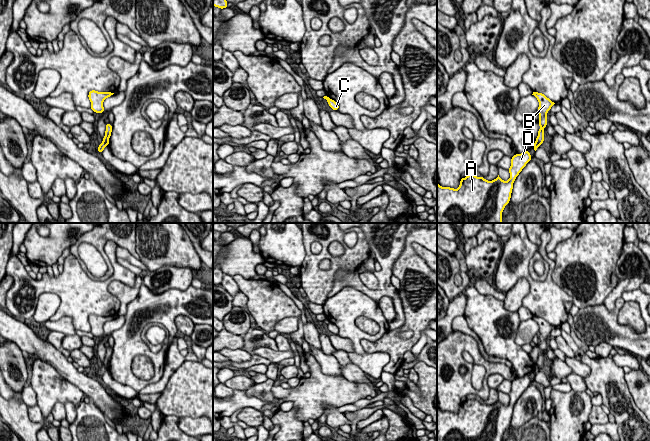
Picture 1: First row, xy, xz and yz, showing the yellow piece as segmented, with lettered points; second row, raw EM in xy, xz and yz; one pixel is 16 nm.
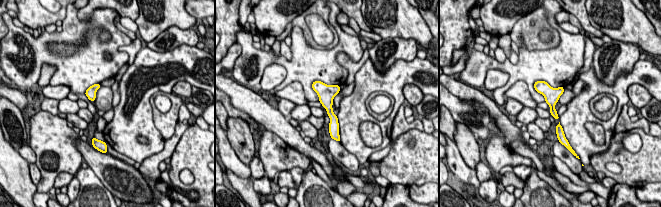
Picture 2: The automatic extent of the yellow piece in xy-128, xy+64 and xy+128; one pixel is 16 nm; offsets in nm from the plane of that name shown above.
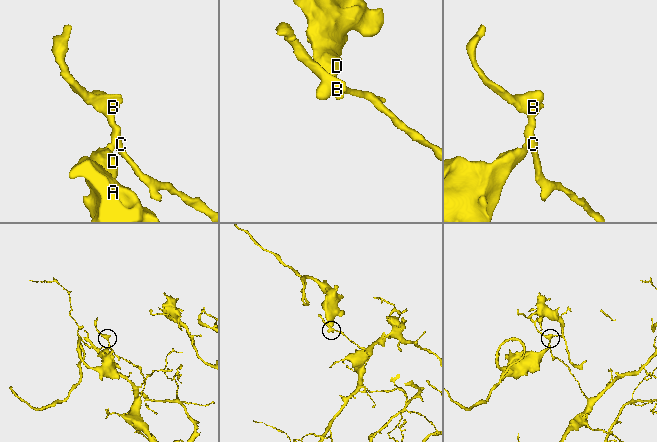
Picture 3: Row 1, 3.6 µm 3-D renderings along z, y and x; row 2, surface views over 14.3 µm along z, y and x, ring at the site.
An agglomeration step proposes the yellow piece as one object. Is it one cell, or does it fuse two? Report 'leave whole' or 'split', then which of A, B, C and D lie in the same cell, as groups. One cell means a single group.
split; A D / B C

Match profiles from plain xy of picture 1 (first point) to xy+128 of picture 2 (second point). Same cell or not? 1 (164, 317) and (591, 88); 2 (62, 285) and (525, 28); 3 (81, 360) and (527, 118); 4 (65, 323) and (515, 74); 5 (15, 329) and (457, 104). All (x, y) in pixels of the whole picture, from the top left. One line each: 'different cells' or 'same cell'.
1: same cell
2: different cells
3: different cells
4: different cells
5: different cells

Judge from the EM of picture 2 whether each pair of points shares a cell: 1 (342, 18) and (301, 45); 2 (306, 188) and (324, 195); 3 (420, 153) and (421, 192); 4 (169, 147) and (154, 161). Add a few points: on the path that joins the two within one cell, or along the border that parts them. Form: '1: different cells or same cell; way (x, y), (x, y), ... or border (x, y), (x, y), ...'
1: different cells; border (340, 11), (337, 16), (337, 22), (340, 25)
2: same cell; way (310, 188), (315, 188), (320, 193)
3: different cells; border (428, 182), (422, 185), (411, 184), (409, 186)
4: same cell; way (165, 151), (158, 157)

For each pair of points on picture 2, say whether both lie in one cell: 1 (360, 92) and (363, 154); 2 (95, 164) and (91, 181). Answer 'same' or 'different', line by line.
1: same
2: different

